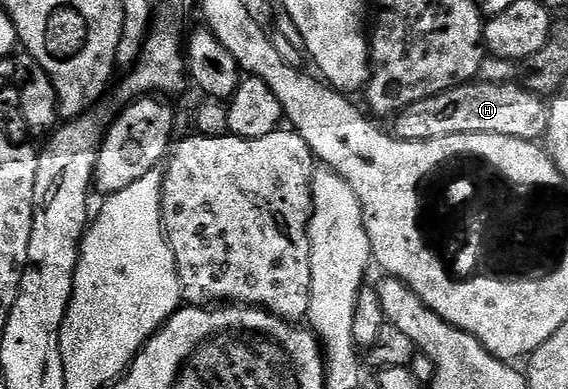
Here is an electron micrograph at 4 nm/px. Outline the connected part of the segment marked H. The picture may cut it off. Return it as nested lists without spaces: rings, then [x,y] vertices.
[[[468,82],[465,84],[458,84],[455,88],[445,90],[441,94],[433,94],[429,98],[421,98],[421,102],[413,102],[413,106],[405,106],[405,110],[401,110],[394,117],[393,123],[395,123],[395,129],[393,129],[394,135],[398,139],[405,142],[429,142],[433,138],[449,138],[453,134],[501,134],[502,136],[508,136],[509,138],[517,138],[518,140],[530,140],[532,142],[539,142],[547,135],[547,123],[545,118],[549,118],[549,104],[544,97],[539,96],[535,92],[530,92],[528,88],[523,87],[519,82],[506,82],[506,83],[484,83],[484,82]]]

